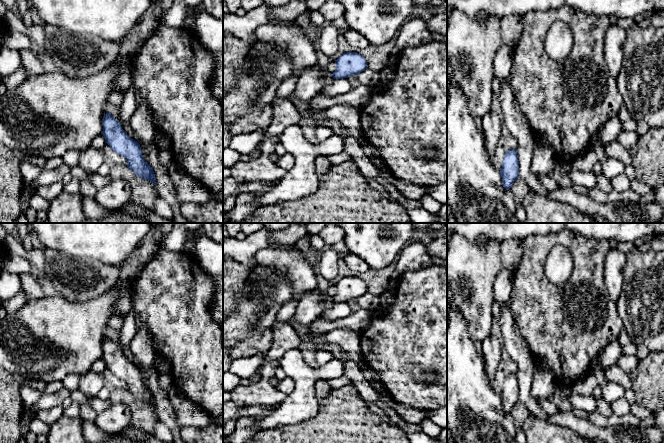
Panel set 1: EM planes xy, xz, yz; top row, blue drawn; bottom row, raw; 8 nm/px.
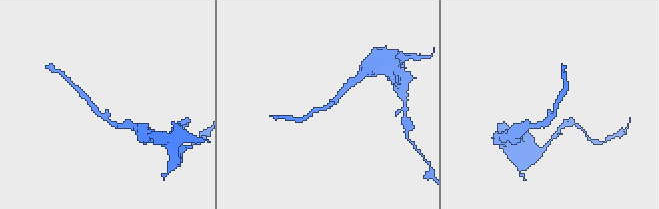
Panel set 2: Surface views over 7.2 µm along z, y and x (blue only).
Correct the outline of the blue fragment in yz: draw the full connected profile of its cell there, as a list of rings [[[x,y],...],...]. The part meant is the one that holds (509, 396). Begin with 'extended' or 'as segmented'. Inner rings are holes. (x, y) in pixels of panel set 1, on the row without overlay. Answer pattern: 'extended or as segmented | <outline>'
as segmented | [[[517,373],[505,375],[500,399],[503,411],[506,414],[510,414],[514,405],[519,402],[519,384]]]

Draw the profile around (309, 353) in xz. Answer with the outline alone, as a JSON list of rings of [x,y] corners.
[[[295,316],[289,320],[289,324],[301,338],[298,348],[302,352],[305,362],[312,368],[318,368],[319,364],[316,361],[316,350],[312,346],[313,336],[311,335],[310,327],[300,326],[296,322]]]

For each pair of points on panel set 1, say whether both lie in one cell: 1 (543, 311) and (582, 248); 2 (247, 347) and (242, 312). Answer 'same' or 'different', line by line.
1: same
2: different

